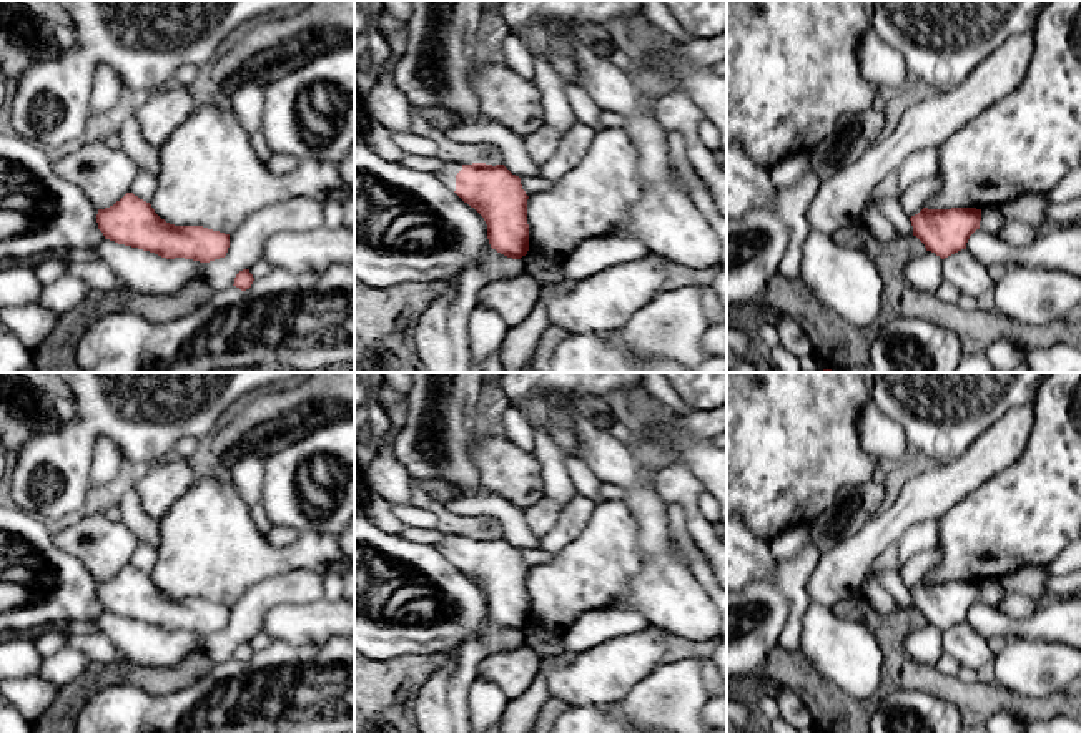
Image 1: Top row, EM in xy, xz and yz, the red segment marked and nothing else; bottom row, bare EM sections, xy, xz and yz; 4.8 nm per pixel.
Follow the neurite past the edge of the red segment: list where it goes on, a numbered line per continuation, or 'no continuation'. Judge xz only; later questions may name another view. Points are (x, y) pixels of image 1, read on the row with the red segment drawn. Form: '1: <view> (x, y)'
1: xz (451, 168)

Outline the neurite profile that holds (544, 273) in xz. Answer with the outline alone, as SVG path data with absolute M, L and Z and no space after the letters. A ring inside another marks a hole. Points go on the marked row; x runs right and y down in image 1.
M526 254L521 258L521 261L524 264L524 273L531 276L540 288L557 284L565 279L560 264L547 263L536 254Z

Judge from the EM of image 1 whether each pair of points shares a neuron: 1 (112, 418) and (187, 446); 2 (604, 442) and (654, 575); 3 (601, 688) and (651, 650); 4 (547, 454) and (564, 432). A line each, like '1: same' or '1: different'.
1: different
2: same
3: same
4: different

